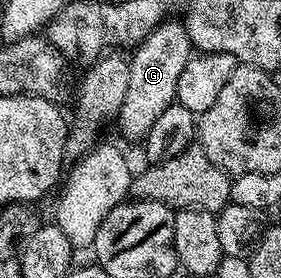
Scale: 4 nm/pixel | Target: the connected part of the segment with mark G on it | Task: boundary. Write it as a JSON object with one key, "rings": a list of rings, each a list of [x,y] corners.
{"rings":[[[174,18],[158,24],[139,45],[135,46],[129,58],[128,89],[117,117],[119,130],[127,139],[136,143],[146,139],[147,132],[156,122],[158,115],[174,103],[177,78],[181,76],[186,62],[192,55],[193,49],[187,28],[182,21]]]}

